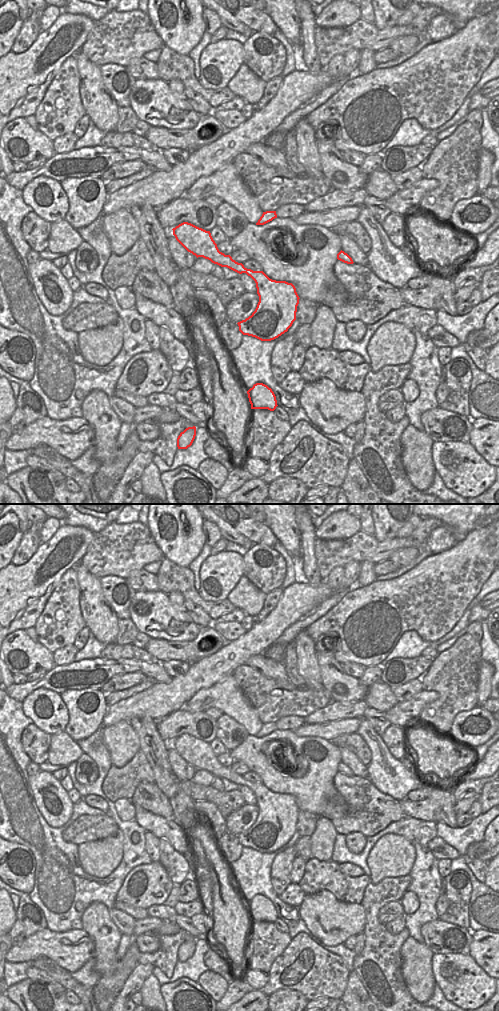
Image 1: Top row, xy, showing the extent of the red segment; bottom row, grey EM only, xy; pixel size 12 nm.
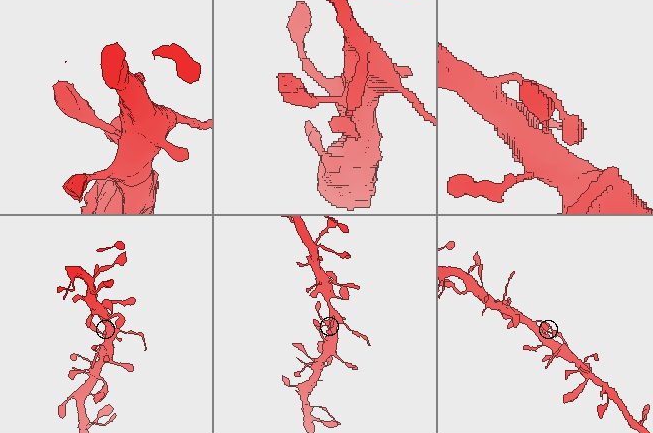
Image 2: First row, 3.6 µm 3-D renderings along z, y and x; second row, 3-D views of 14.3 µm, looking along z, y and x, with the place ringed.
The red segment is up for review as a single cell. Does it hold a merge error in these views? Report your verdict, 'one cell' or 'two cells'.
two cells

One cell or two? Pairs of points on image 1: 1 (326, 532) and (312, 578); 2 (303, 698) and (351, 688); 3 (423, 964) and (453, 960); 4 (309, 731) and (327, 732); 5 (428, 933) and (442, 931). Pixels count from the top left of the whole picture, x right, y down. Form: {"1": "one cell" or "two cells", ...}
{"1": "two cells", "2": "two cells", "3": "two cells", "4": "one cell", "5": "one cell"}

